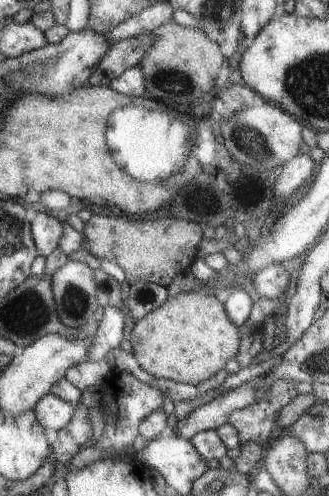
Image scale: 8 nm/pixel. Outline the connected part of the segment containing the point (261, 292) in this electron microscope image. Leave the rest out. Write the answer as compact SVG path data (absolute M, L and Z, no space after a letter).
M281 263L271 264L250 278L251 288L260 299L276 299L286 294L289 274L283 268Z

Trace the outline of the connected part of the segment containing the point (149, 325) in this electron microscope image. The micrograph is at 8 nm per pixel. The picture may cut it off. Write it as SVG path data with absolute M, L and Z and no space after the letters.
M201 291L181 292L134 323L133 330L129 334L129 345L137 365L150 376L159 381L166 380L196 386L213 377L225 367L227 360L235 357L240 344L238 333L238 328L225 315L223 304L218 302L213 295Z

